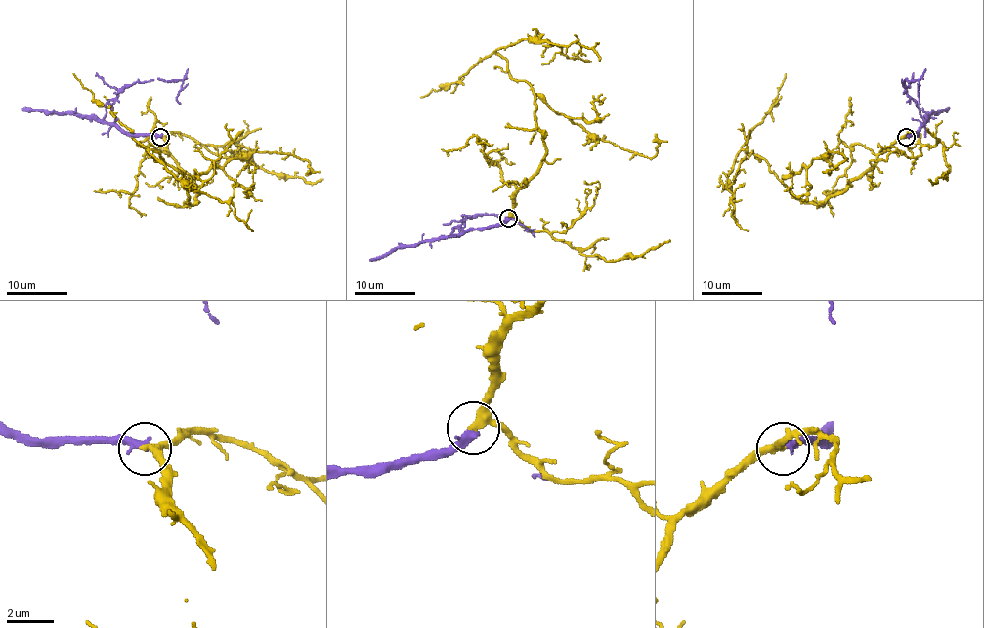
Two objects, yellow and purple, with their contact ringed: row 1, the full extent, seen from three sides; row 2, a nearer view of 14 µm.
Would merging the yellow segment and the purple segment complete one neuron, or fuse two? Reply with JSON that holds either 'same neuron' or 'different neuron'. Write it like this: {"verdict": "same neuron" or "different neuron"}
{"verdict": "same neuron"}

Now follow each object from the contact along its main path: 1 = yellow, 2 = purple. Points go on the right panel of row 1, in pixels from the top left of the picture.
1: (907, 136), (817, 204), (798, 200), (763, 159), (741, 151), (728, 189), (745, 157), (741, 124)
2: (907, 136), (916, 135), (923, 125), (923, 119), (907, 93), (905, 79), (919, 82), (920, 104)

